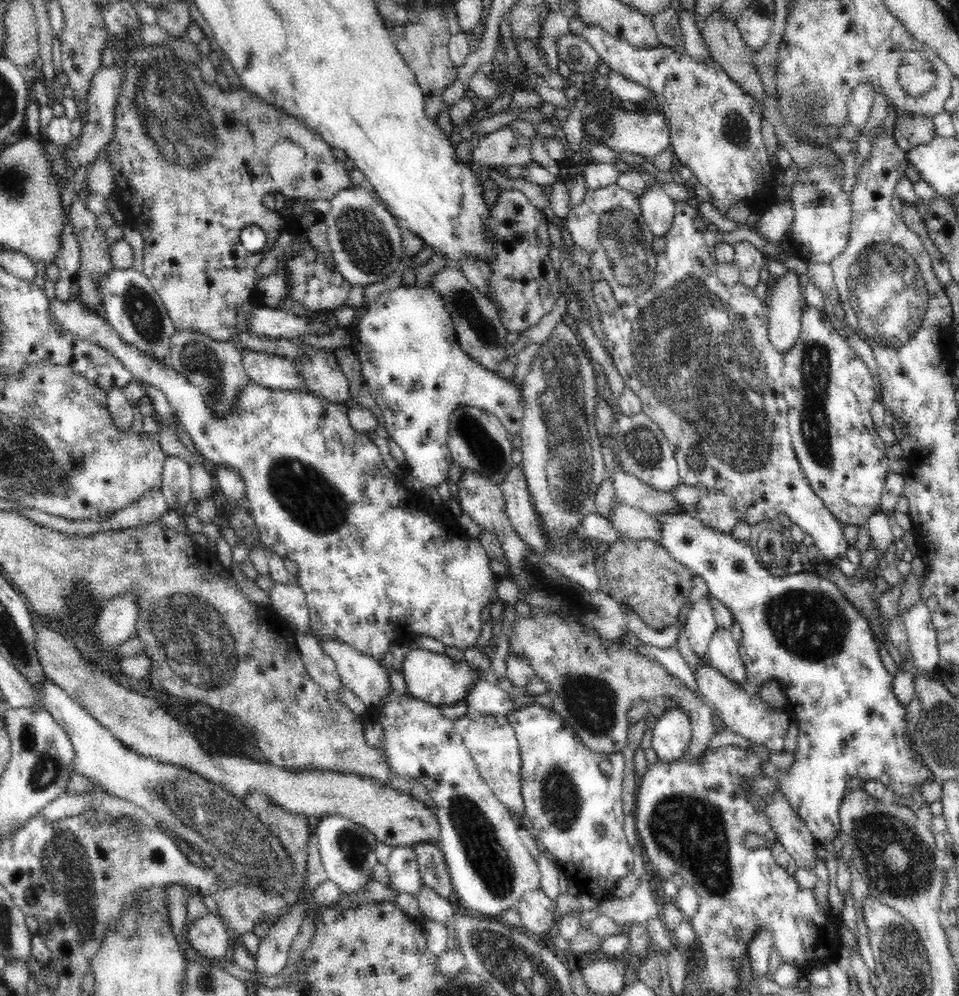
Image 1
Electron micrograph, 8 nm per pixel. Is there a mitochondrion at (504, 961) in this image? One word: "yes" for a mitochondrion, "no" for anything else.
yes

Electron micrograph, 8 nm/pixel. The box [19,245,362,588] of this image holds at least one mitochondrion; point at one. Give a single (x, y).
(306, 494)

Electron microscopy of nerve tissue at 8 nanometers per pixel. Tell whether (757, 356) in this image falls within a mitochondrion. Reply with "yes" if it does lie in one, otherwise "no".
yes

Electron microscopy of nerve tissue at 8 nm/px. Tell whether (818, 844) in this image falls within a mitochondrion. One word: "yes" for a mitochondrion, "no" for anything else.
no

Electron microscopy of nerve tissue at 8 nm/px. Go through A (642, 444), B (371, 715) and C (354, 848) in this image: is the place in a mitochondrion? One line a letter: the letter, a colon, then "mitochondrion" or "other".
A: mitochondrion
B: other
C: mitochondrion

